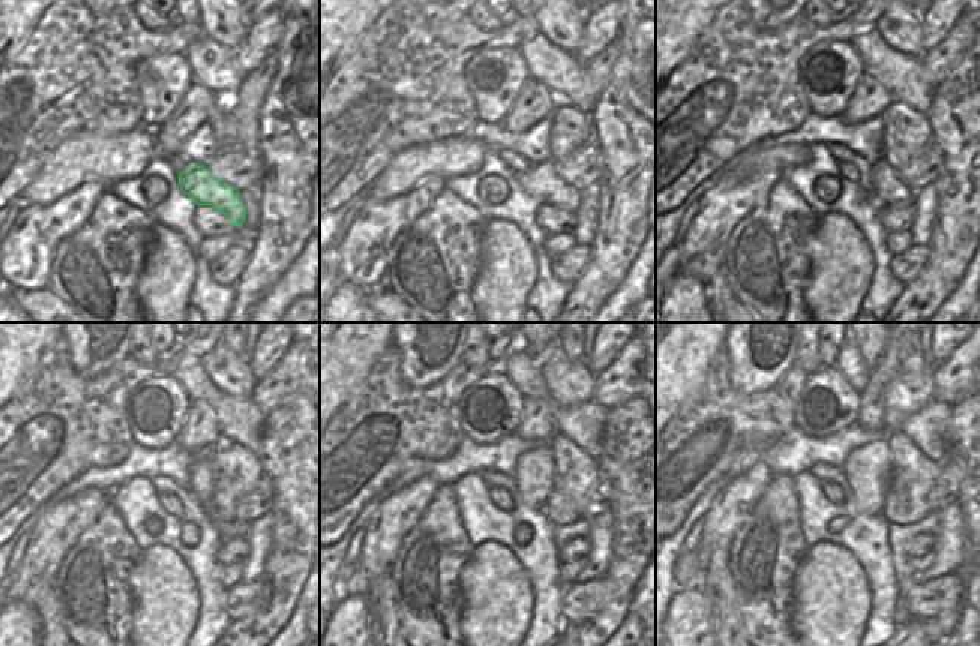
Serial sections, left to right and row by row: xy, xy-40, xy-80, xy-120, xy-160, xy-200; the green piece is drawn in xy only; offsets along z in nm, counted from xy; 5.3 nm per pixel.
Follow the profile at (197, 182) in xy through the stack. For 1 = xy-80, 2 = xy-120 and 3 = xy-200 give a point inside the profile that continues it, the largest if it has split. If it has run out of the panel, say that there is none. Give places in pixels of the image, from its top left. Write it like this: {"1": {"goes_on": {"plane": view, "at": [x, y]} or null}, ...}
{"1": {"goes_on": {"plane": "xy-80", "at": [886, 182]}}, "2": {"goes_on": {"plane": "xy-120", "at": [170, 502]}}, "3": {"goes_on": {"plane": "xy-200", "at": [832, 490]}}}

